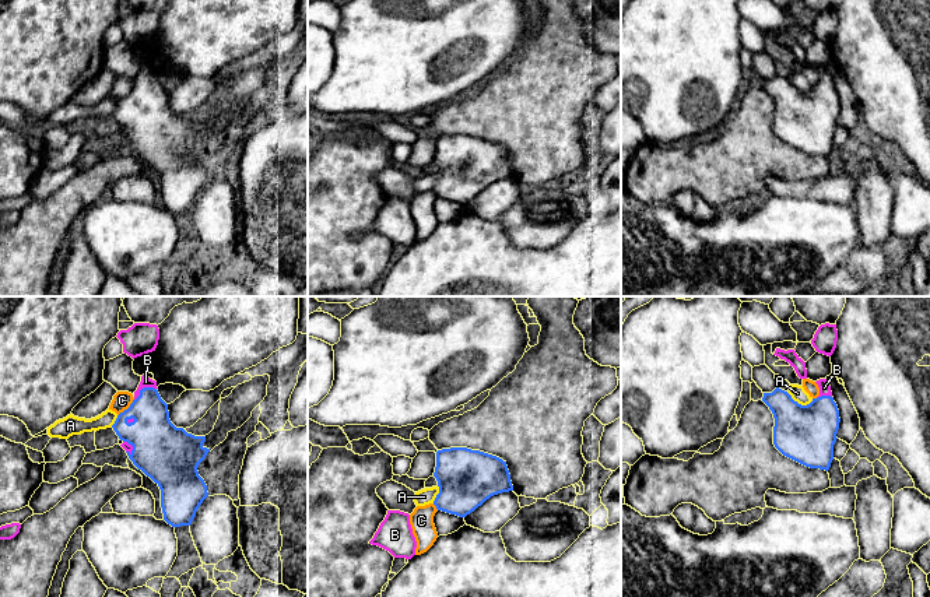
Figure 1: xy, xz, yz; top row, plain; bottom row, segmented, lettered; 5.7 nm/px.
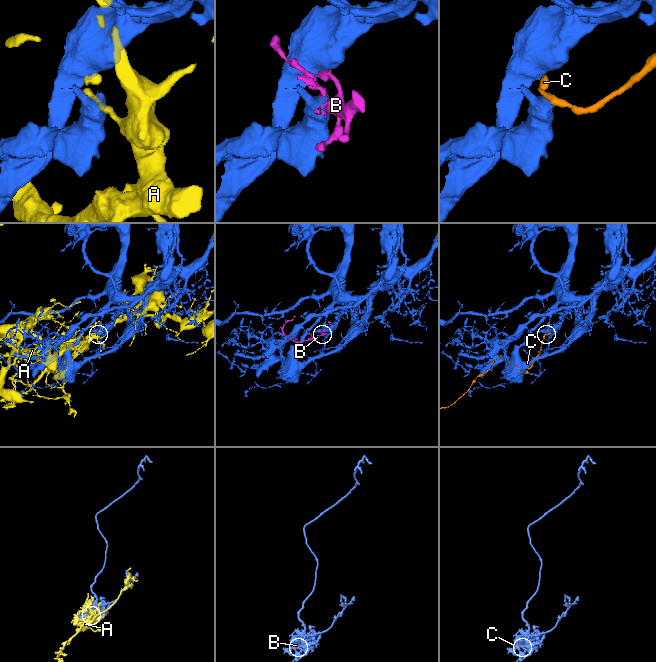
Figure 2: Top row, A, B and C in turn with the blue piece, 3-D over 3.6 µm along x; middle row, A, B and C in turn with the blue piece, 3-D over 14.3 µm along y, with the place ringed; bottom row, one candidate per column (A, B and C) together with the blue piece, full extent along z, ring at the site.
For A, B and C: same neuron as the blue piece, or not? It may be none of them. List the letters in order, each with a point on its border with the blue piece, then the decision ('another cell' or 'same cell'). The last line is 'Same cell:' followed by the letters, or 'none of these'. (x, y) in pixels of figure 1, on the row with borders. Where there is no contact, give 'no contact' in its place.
A: yz (800, 404) | another cell
B: xy (144, 387) | same cell
C: xy (127, 408) | another cell
Same cell: B

